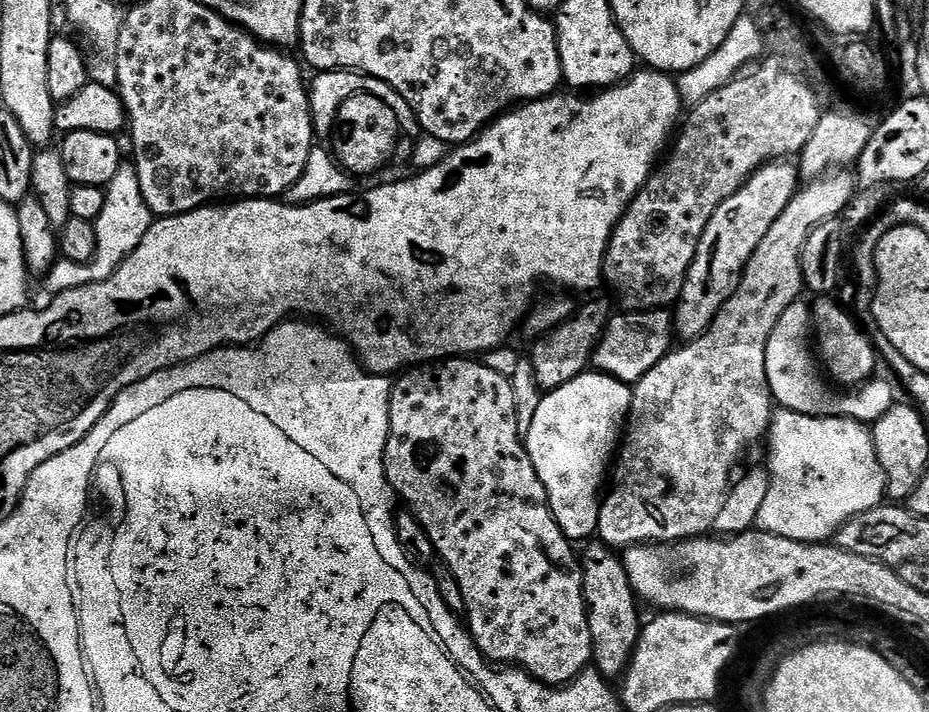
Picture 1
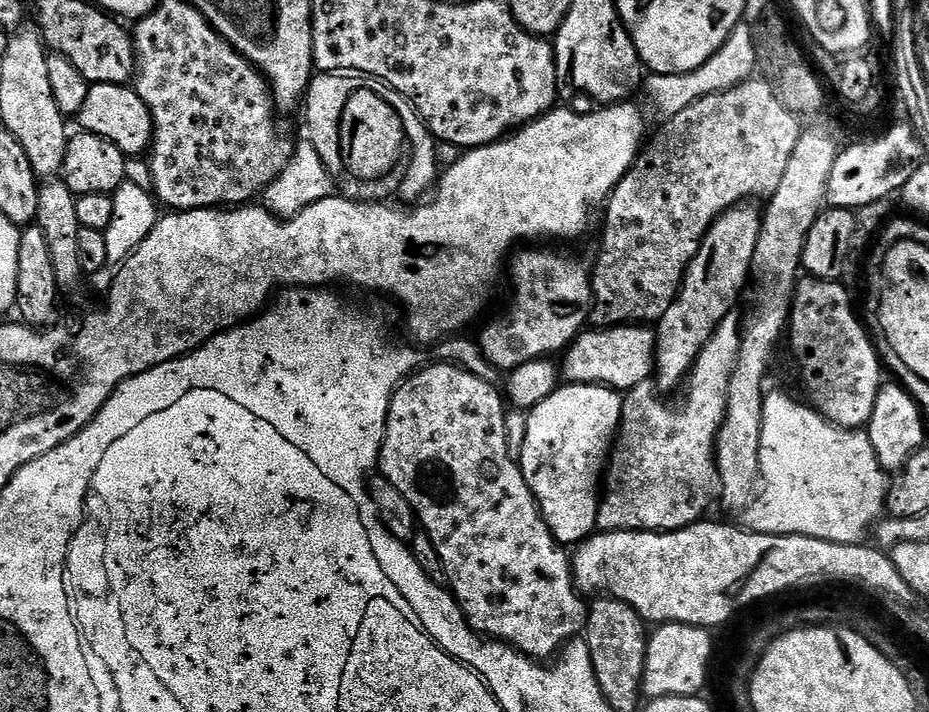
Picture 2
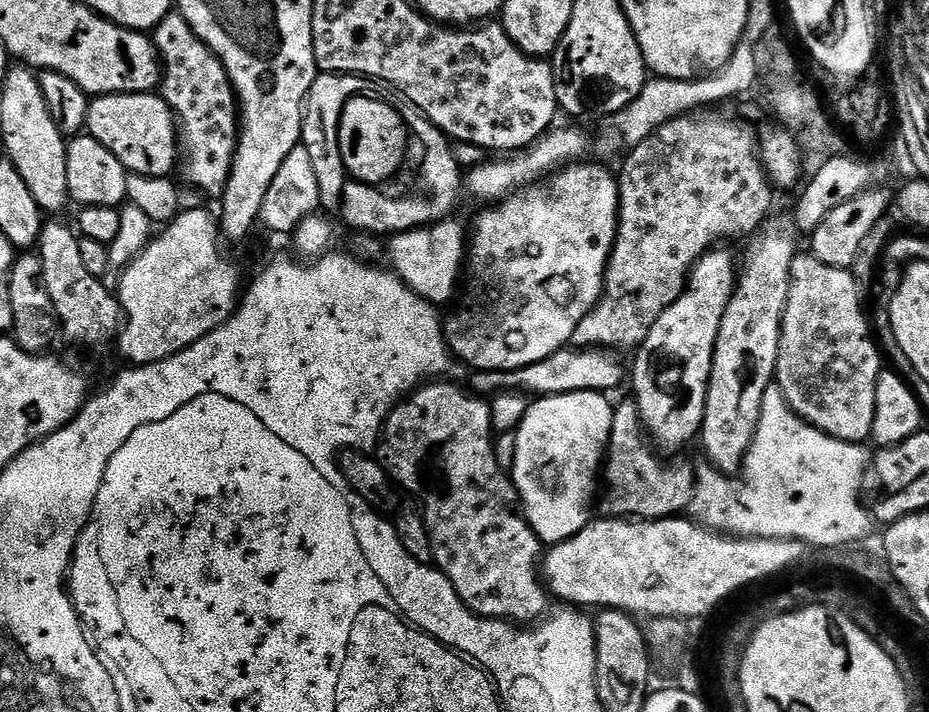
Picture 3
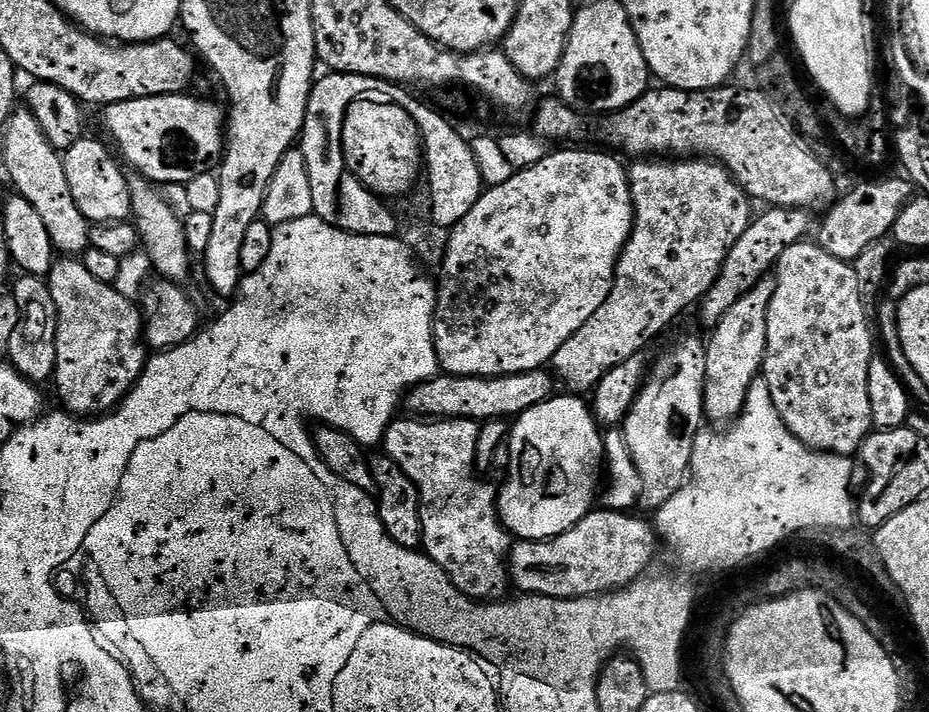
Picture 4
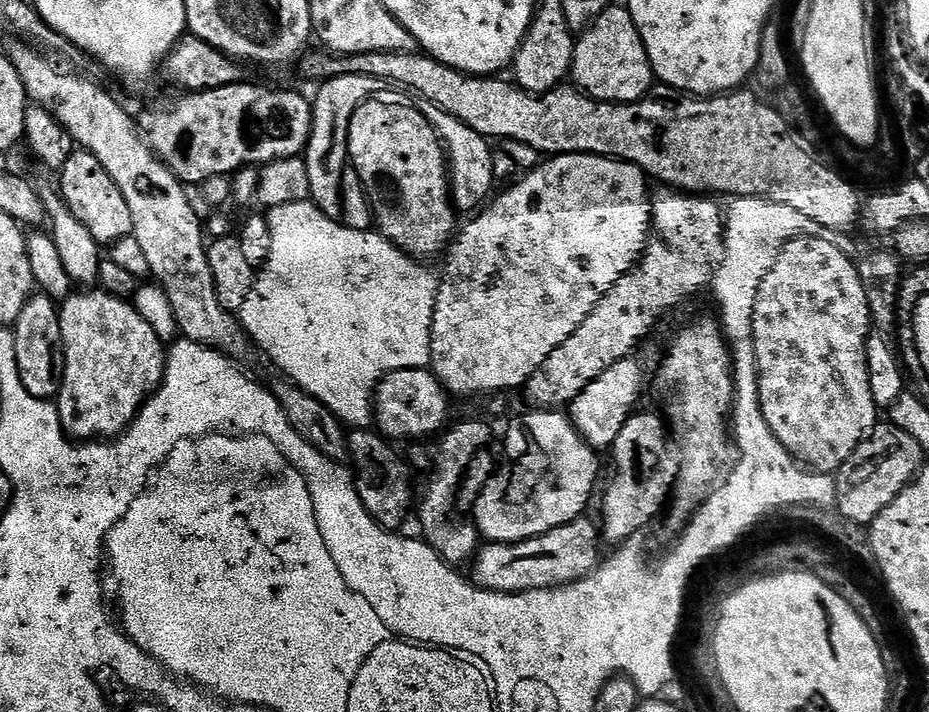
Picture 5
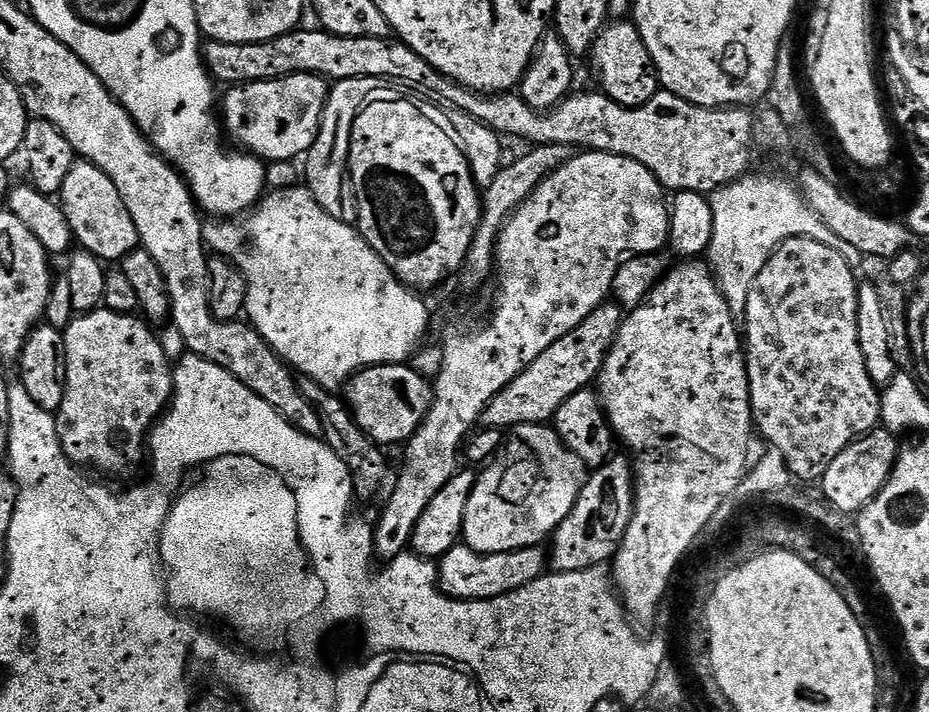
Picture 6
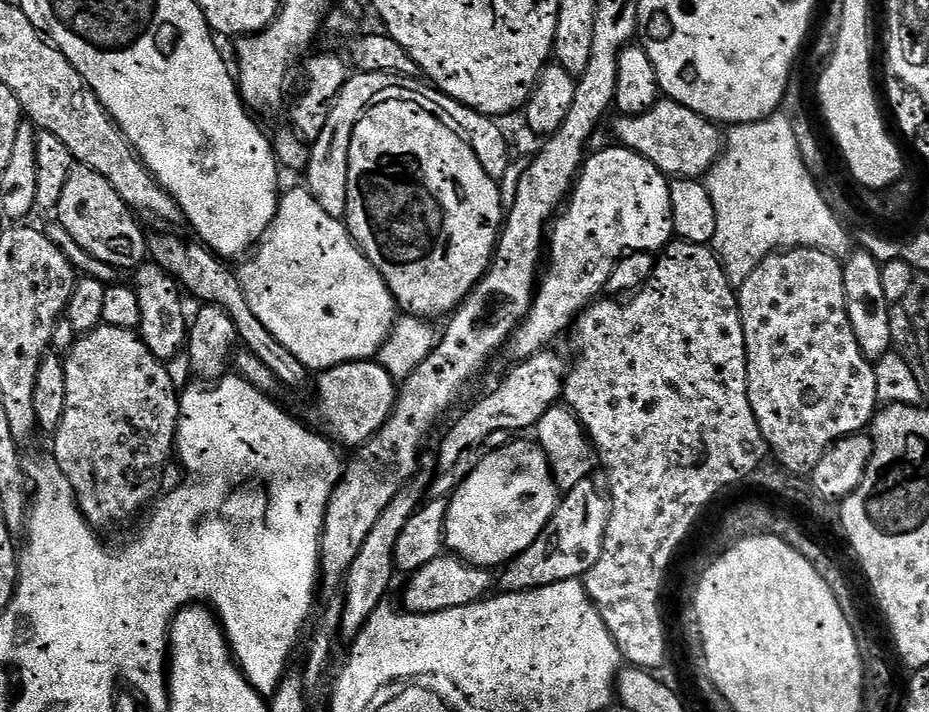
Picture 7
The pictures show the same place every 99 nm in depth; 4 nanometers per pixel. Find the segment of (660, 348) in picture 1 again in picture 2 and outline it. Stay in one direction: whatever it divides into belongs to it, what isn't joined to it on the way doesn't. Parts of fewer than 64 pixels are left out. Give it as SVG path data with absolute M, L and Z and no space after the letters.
M618 324L614 328L593 327L592 332L588 331L581 331L563 353L562 376L567 383L602 384L606 388L627 390L653 375L656 334L651 327L644 324Z

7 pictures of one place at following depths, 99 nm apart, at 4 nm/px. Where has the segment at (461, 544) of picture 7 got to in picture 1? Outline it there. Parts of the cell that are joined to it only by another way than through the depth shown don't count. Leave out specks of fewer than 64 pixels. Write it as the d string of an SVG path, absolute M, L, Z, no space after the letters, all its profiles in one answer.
M589 370L566 382L566 386L547 393L538 406L538 414L534 414L534 422L530 422L530 430L526 433L528 457L546 490L548 509L552 511L552 517L558 522L564 537L570 541L584 542L597 535L606 473L609 471L610 461L617 455L631 405L632 388L629 385L613 376Z

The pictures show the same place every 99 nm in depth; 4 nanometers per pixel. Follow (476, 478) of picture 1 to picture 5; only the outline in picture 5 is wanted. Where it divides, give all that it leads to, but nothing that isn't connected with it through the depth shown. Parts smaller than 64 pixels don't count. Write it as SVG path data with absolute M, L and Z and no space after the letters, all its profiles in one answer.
M464 420L461 424L455 424L453 423L435 441L437 444L429 450L428 456L424 452L417 454L415 467L424 468L428 464L428 485L424 488L424 501L421 504L419 501L418 504L420 528L424 531L423 539L450 566L461 566L460 564L464 563L467 565L475 557L481 547L482 537L475 523L468 521L467 524L464 520L448 519L451 518L452 511L457 511L460 481L464 479L466 470L470 466L470 458L474 458L489 447L488 443L492 440L492 428L480 420Z

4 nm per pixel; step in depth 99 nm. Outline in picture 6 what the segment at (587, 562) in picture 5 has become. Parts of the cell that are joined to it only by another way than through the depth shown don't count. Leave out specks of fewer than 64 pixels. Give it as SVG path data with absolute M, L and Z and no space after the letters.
M459 542L440 557L438 571L440 591L452 600L489 600L502 594L510 594L514 590L522 590L522 586L530 586L530 582L545 575L546 552L543 547L537 546L519 548L513 552L486 554L476 552L470 545Z

